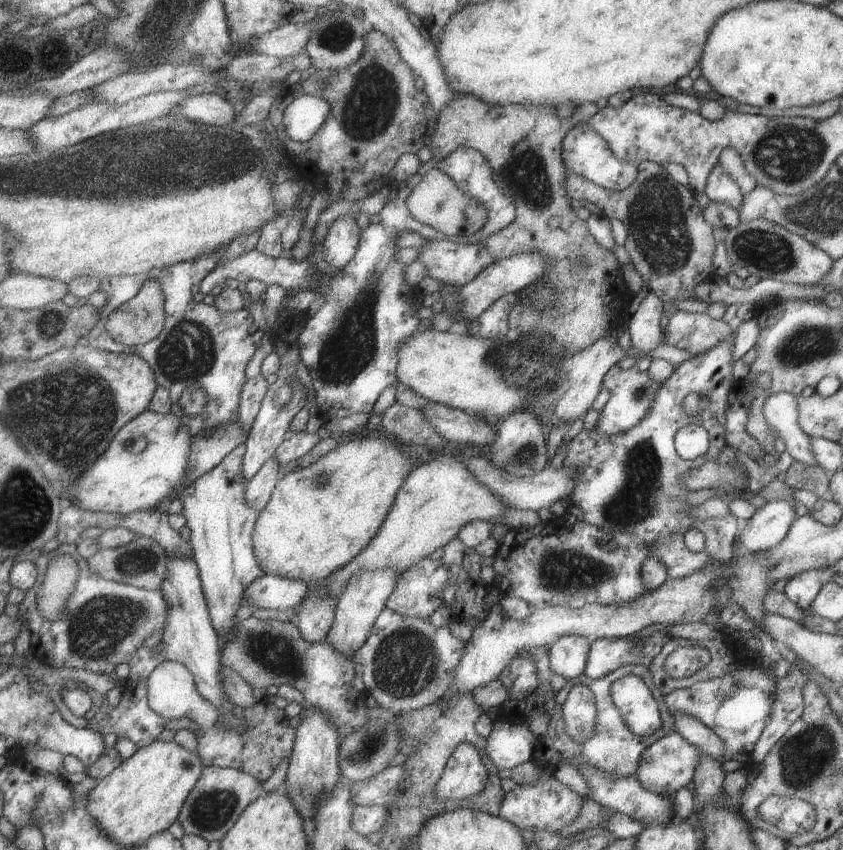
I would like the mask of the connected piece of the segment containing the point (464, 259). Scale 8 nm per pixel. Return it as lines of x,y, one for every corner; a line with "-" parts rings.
449,239
434,241
426,240
424,246
418,248
417,260
426,269
426,276
442,283
449,283
462,287
475,278
483,268
489,266
494,258
481,243
456,243

